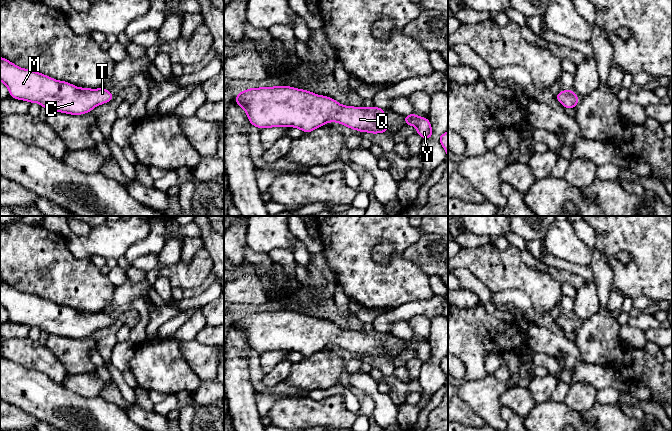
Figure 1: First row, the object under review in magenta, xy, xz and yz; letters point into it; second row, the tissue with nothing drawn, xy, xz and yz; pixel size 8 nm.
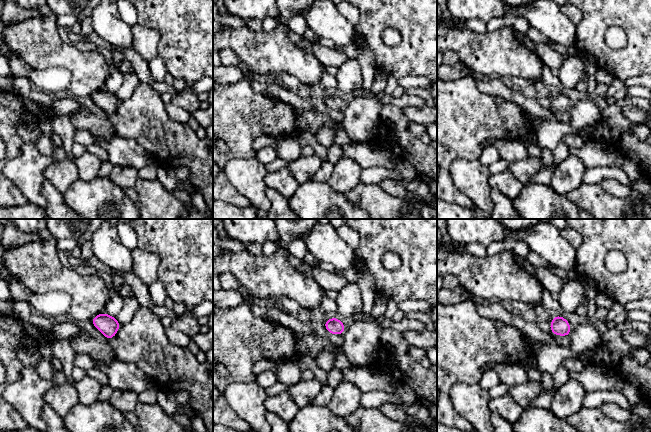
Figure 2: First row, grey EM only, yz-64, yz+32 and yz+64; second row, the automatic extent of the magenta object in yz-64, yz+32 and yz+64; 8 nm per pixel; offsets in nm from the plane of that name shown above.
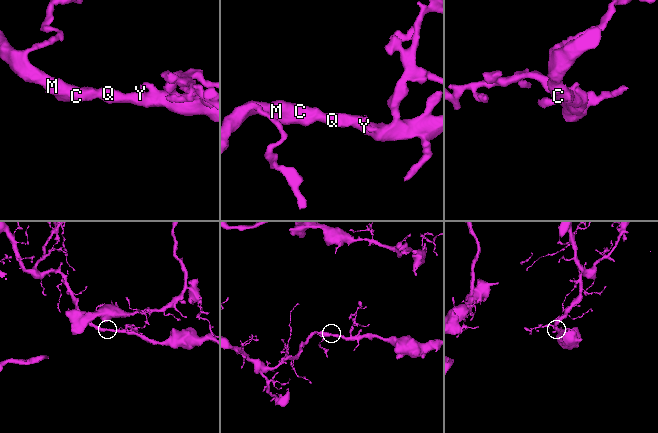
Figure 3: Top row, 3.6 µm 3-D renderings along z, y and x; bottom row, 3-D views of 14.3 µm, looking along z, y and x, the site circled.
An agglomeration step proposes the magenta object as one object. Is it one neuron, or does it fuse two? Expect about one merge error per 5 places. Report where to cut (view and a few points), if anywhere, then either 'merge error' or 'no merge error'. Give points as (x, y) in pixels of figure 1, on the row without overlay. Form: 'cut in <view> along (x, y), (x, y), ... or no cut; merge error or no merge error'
no cut; no merge error

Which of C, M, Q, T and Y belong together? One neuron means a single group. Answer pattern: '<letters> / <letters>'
C M Q T Y

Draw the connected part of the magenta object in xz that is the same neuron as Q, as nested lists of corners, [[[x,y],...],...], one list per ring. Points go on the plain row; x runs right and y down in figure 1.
[[[290,310],[249,312],[237,317],[235,325],[246,335],[250,348],[259,353],[286,350],[309,357],[327,346],[338,346],[360,356],[389,357],[384,341],[386,333],[375,330],[361,332],[344,330],[330,321]]]

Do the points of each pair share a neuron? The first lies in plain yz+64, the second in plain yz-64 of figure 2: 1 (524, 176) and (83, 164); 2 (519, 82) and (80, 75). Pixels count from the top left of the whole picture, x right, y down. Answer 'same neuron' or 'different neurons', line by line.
1: same neuron
2: different neurons

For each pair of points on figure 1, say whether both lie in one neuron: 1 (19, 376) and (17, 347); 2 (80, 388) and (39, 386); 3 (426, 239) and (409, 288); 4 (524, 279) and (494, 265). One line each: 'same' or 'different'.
1: different
2: different
3: different
4: same

